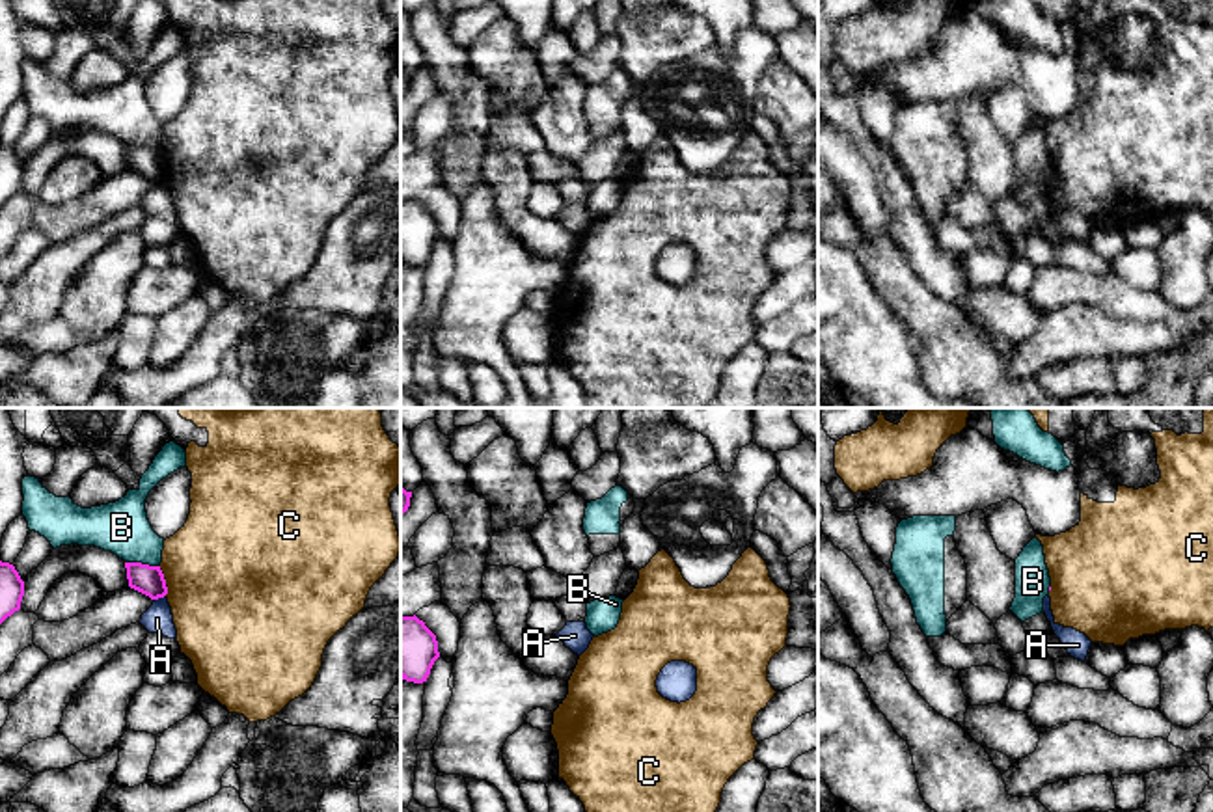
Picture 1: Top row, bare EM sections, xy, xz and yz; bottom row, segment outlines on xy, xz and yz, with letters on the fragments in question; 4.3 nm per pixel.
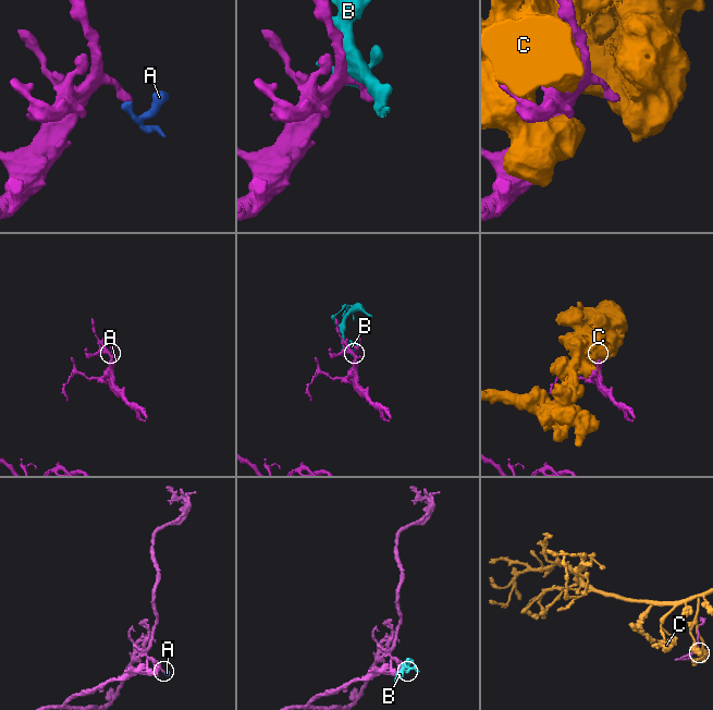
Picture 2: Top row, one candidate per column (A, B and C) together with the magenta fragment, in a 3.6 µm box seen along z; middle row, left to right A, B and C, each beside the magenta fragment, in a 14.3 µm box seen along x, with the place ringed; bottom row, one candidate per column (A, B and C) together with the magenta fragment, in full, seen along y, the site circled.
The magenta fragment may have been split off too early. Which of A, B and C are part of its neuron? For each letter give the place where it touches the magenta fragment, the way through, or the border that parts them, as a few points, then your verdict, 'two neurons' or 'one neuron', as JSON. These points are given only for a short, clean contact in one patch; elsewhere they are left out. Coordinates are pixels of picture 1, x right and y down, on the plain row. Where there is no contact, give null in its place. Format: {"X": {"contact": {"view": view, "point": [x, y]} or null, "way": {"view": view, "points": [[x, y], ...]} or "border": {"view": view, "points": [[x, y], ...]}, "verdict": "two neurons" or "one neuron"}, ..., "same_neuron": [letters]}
{"A": {"contact": {"view": "xy", "point": [159, 179]}, "border": {"view": "xy", "points": [[164, 177], [155, 183]]}, "verdict": "two neurons"}, "B": {"contact": {"view": "xy", "point": [140, 146]}, "verdict": "two neurons"}, "C": {"contact": {"view": "xy", "point": [164, 164]}, "verdict": "two neurons"}, "same_neuron": []}

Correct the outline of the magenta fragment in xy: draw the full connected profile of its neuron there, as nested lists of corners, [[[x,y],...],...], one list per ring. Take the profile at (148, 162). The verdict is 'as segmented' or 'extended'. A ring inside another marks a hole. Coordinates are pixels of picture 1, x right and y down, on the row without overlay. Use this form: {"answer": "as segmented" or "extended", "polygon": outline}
{"answer": "as segmented", "polygon": [[[125,145],[125,151],[130,171],[149,179],[151,183],[158,183],[168,177],[166,162],[160,149]]]}

